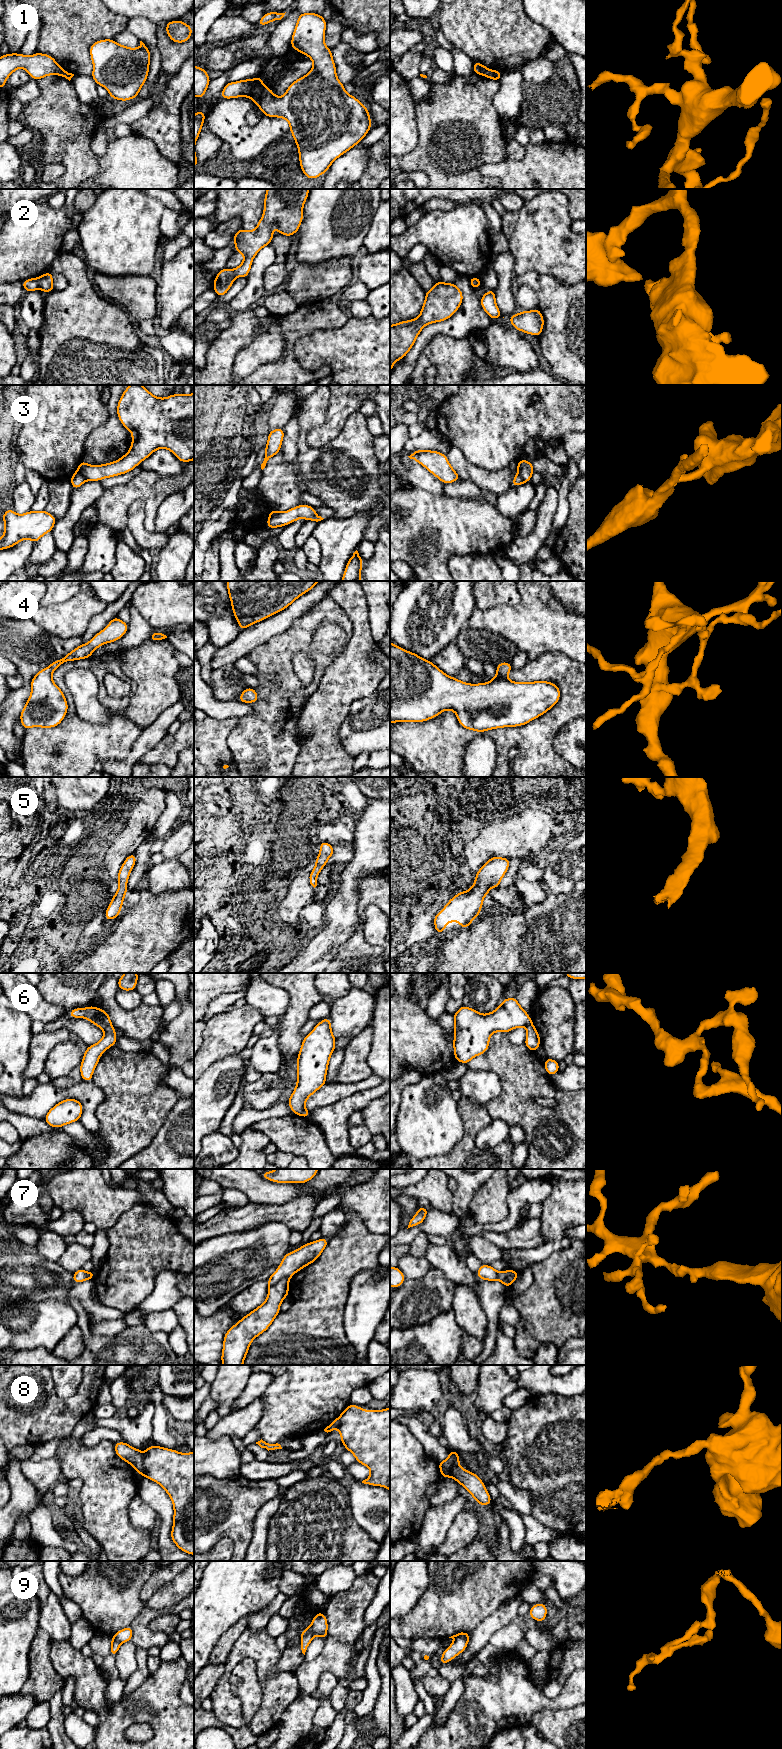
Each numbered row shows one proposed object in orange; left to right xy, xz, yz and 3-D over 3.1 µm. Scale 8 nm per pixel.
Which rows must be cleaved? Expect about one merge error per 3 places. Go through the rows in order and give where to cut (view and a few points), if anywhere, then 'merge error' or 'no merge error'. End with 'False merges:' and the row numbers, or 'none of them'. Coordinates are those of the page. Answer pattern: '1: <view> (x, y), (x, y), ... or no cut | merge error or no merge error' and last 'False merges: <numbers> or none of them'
1: xz (262, 83), (253, 90), (250, 97) | merge error
2: xy (36, 278), (39, 288) | merge error
3: xy (76, 471), (85, 480) | merge error
4: no cut | no merge error
5: no cut | no merge error
6: xy (110, 1023), (103, 1029) | merge error
7: xz (289, 1277), (283, 1277), (270, 1286) | merge error
8: xy (144, 1456), (140, 1473) | merge error
9: xz (310, 1626), (314, 1635) | merge error
False merges: 1, 2, 3, 6, 7, 8, 9

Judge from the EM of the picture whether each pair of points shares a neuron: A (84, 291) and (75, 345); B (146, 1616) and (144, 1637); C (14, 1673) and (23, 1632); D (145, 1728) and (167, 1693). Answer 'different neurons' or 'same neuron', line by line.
A: same neuron
B: same neuron
C: same neuron
D: different neurons

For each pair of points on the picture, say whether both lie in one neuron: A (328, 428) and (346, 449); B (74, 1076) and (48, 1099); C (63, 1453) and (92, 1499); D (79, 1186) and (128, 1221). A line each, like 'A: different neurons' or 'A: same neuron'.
A: different neurons
B: different neurons
C: same neuron
D: different neurons

